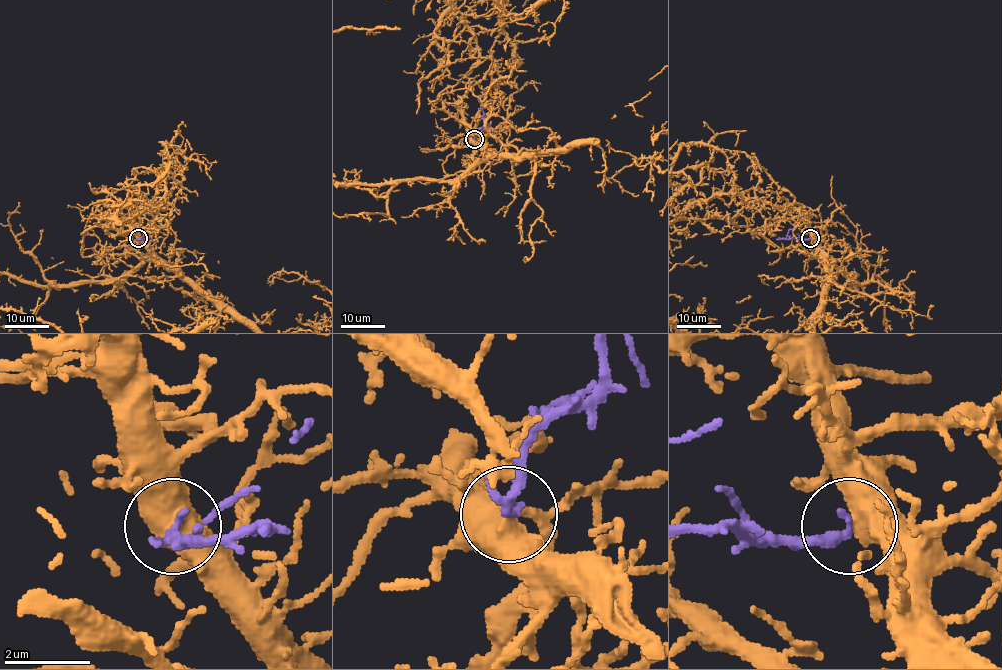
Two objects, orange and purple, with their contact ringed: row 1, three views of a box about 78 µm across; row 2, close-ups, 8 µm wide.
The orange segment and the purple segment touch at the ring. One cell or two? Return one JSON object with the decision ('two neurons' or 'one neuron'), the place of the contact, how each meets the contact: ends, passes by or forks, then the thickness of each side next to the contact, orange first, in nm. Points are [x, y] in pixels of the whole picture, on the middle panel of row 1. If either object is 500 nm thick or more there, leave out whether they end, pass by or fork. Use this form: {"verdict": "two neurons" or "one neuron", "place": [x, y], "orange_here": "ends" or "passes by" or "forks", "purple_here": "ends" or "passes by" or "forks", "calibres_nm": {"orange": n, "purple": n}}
{"verdict": "one neuron", "place": [474, 139], "calibres_nm": {"orange": 750, "purple": 190}}

